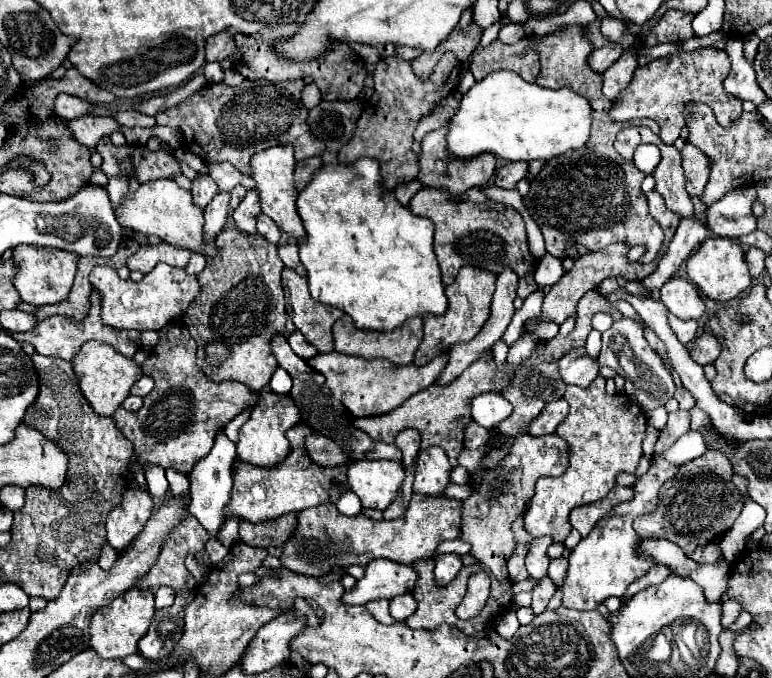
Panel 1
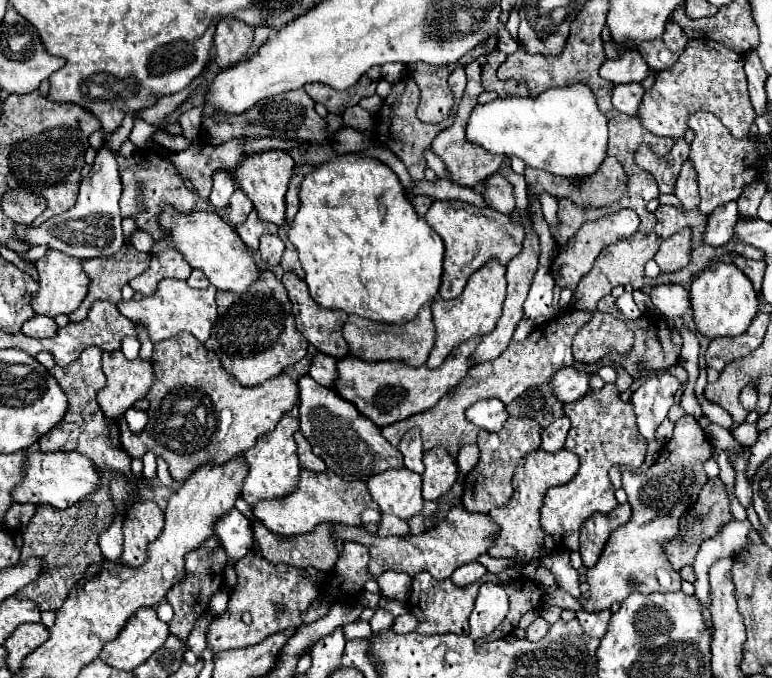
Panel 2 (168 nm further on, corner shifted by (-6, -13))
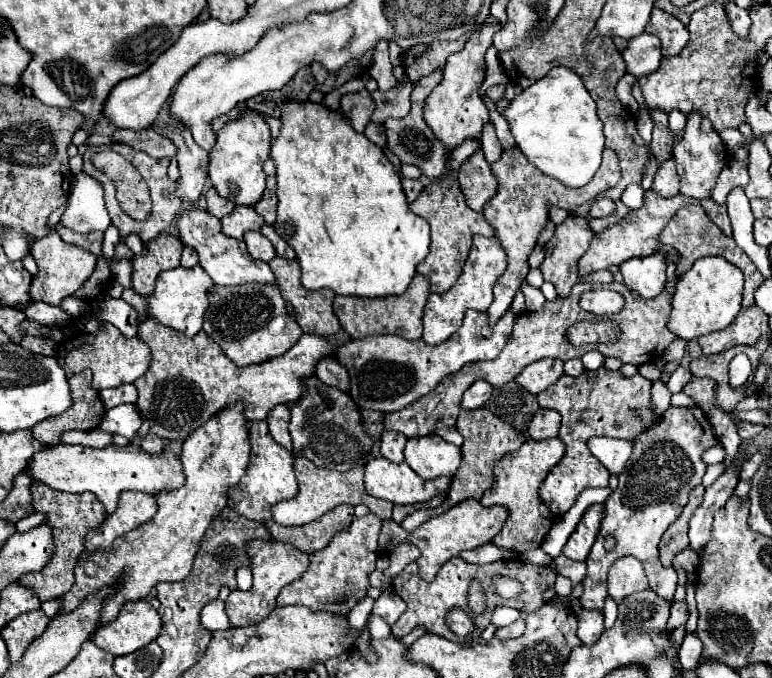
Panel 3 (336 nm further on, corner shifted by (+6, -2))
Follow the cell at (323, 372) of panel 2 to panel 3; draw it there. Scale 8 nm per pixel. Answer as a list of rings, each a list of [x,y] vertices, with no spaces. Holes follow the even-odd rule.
[[[325,356],[317,362],[315,366],[315,376],[319,380],[323,380],[325,384],[331,384],[339,390],[345,390],[347,392],[347,386],[349,386],[349,376],[347,376],[347,370],[333,358],[333,356]]]

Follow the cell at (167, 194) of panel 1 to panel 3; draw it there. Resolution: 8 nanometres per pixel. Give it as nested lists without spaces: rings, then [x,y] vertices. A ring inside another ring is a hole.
[[[191,206],[191,208],[185,208],[183,214],[177,218],[177,226],[179,226],[179,240],[197,252],[201,268],[211,276],[211,280],[215,284],[235,286],[235,284],[245,284],[245,282],[257,282],[257,284],[275,282],[275,276],[273,276],[269,264],[251,258],[243,240],[225,236],[221,232],[221,220],[215,218],[213,214],[201,210],[197,206]]]

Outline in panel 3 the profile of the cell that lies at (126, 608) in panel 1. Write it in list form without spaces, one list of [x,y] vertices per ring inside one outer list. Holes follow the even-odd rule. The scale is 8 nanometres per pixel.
[[[147,600],[125,602],[115,622],[99,628],[93,642],[113,656],[131,654],[159,636],[161,618]]]

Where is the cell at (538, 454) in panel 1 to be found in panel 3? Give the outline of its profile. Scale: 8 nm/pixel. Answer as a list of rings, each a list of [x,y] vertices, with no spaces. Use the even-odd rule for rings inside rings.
[[[559,438],[549,440],[527,440],[519,450],[509,452],[495,464],[495,484],[493,492],[485,492],[481,498],[483,506],[503,506],[509,512],[507,522],[501,532],[491,540],[499,548],[511,548],[515,552],[525,552],[529,548],[541,546],[545,534],[551,528],[551,514],[539,498],[539,486],[549,474],[549,470],[563,458],[565,444]]]

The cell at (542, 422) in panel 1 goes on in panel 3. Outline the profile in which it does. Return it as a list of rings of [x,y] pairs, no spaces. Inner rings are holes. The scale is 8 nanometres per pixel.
[[[537,410],[537,414],[533,416],[527,432],[533,440],[547,440],[559,434],[559,426],[561,426],[561,416],[555,410]]]

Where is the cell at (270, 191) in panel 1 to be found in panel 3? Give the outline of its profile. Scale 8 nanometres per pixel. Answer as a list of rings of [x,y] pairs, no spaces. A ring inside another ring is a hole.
[[[247,110],[239,120],[229,122],[223,130],[219,130],[217,144],[209,154],[209,178],[219,196],[235,204],[255,206],[265,190],[267,174],[263,172],[263,164],[269,158],[269,152],[271,152],[269,126],[265,124],[263,116],[253,110]]]

